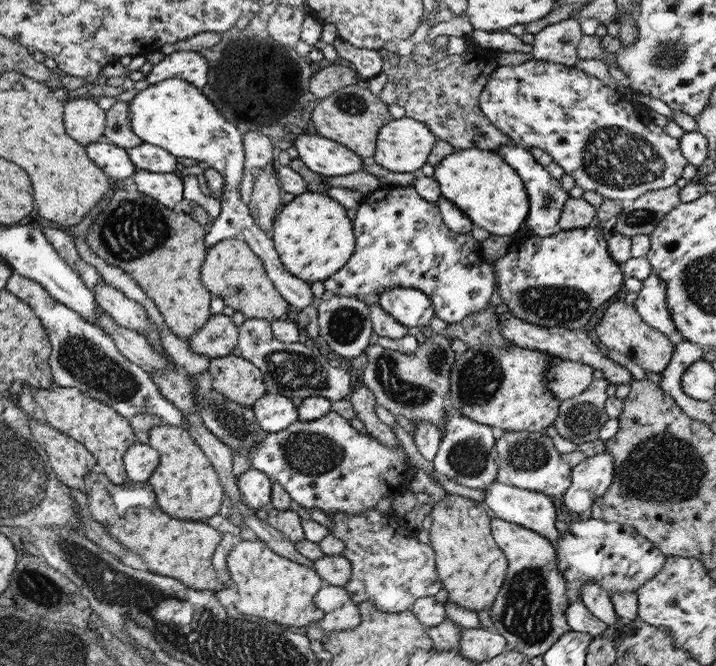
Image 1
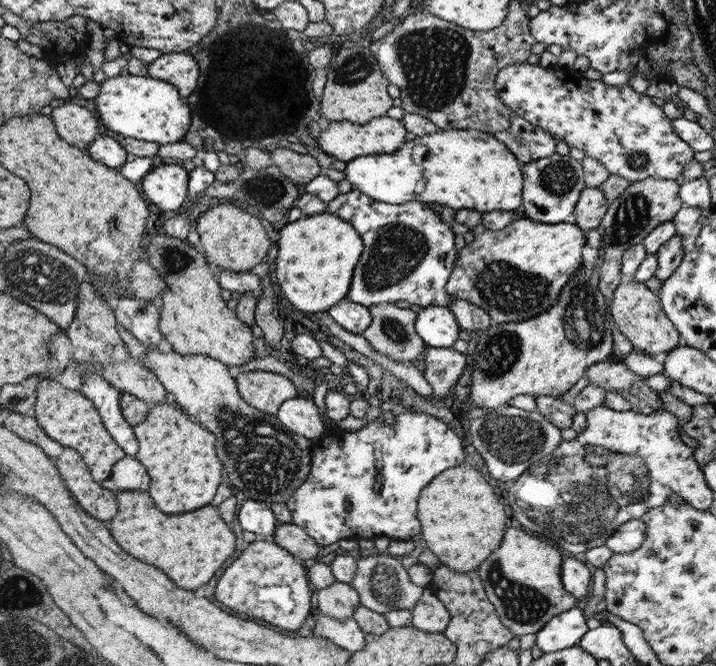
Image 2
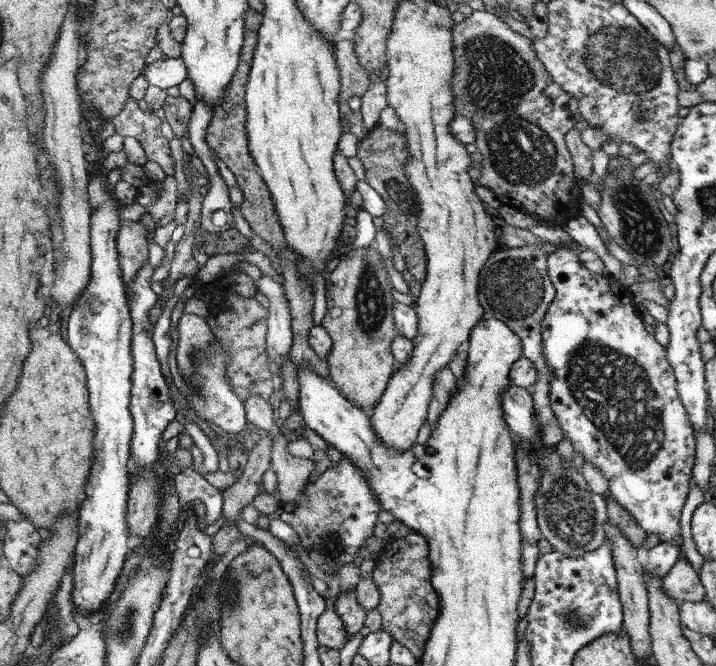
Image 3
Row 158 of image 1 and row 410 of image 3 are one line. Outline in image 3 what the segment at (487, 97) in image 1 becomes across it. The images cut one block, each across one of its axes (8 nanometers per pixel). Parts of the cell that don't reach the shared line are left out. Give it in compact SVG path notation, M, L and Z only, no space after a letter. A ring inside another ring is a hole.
M557 246L556 249L546 256L547 277L555 292L554 299L551 300L543 318L541 318L541 352L544 355L547 372L551 374L549 384L547 384L547 396L549 396L549 408L555 414L555 422L561 428L562 438L567 438L573 448L574 454L582 458L582 462L587 462L595 466L607 480L607 491L609 498L613 498L627 514L637 522L637 526L645 532L646 536L656 535L659 542L675 544L679 548L679 558L685 560L685 554L681 550L682 538L679 530L679 518L682 506L689 492L688 482L692 476L692 466L694 465L695 440L692 436L691 424L683 412L683 406L677 398L675 390L675 380L673 372L666 360L665 349L657 343L651 329L641 320L637 310L635 296L630 293L629 288L623 287L618 280L607 274L594 274L590 272L579 261L578 251L574 248Z

